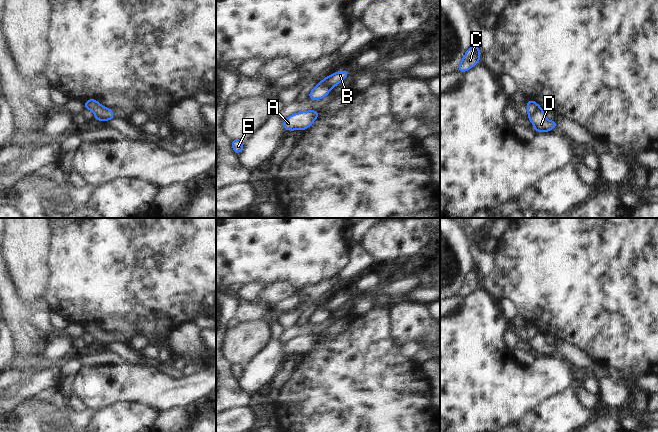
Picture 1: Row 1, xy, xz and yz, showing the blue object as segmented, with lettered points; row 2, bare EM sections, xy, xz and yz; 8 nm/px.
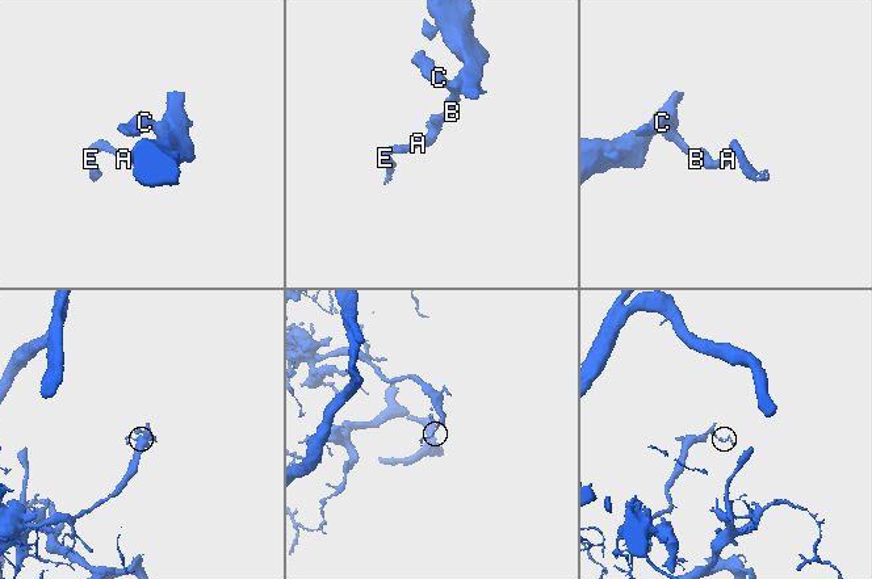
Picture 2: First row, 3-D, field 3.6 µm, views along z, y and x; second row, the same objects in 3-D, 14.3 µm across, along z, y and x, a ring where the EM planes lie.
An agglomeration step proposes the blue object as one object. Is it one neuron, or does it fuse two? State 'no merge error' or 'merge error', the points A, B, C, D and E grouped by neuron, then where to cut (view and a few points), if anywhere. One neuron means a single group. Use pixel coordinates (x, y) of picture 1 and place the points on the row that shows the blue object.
merge error; A D E / B C; cut in yz along (539, 106), (528, 117)

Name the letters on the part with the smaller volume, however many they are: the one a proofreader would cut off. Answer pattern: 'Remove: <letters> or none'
Remove: A, D, E

